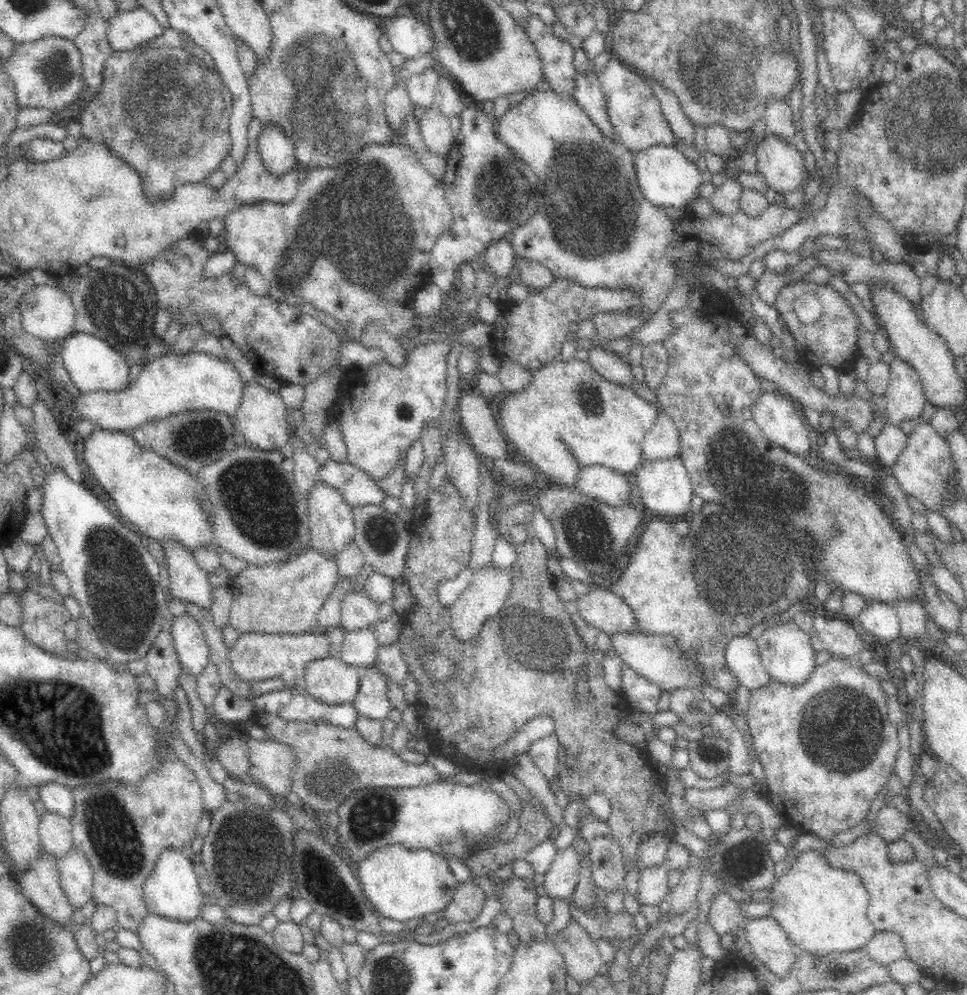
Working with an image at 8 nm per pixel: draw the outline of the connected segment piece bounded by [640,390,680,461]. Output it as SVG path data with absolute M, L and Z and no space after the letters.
M644 390L640 396L642 396L642 399L649 401L650 404L653 404L657 411L655 424L644 436L641 444L642 460L651 461L676 457L680 444L680 436L672 417L659 406L654 391Z

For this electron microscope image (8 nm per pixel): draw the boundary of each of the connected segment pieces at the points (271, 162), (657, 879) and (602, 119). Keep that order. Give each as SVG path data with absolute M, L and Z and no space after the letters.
M264 122L256 136L256 148L263 165L276 176L300 167L295 158L295 142L285 134L280 125Z
M663 864L641 870L638 881L638 899L642 905L660 905L671 895L668 879L672 872Z
M591 65L586 74L577 75L576 92L574 92L573 98L578 106L590 117L594 125L598 127L598 131L604 137L618 143L605 107L605 97L599 84L599 75L594 72Z

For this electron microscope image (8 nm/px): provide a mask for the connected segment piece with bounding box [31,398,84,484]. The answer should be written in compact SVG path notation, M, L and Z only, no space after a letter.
M37 398L31 406L36 429L35 442L46 453L47 460L54 466L59 466L70 480L83 483L84 473L78 461L74 448L66 439L64 427L56 422L52 410Z

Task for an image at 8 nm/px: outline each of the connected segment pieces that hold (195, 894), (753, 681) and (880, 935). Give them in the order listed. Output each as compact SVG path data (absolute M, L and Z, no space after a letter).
M170 848L162 852L156 866L143 884L146 909L166 919L189 921L200 918L203 892L198 887L198 877L194 869L191 858L184 856L182 850Z
M748 635L735 636L726 645L726 662L739 684L755 691L766 686L771 678L761 663L756 641Z
M893 930L874 933L874 936L866 943L865 949L870 958L882 966L888 966L894 961L907 957L906 943L900 934Z

